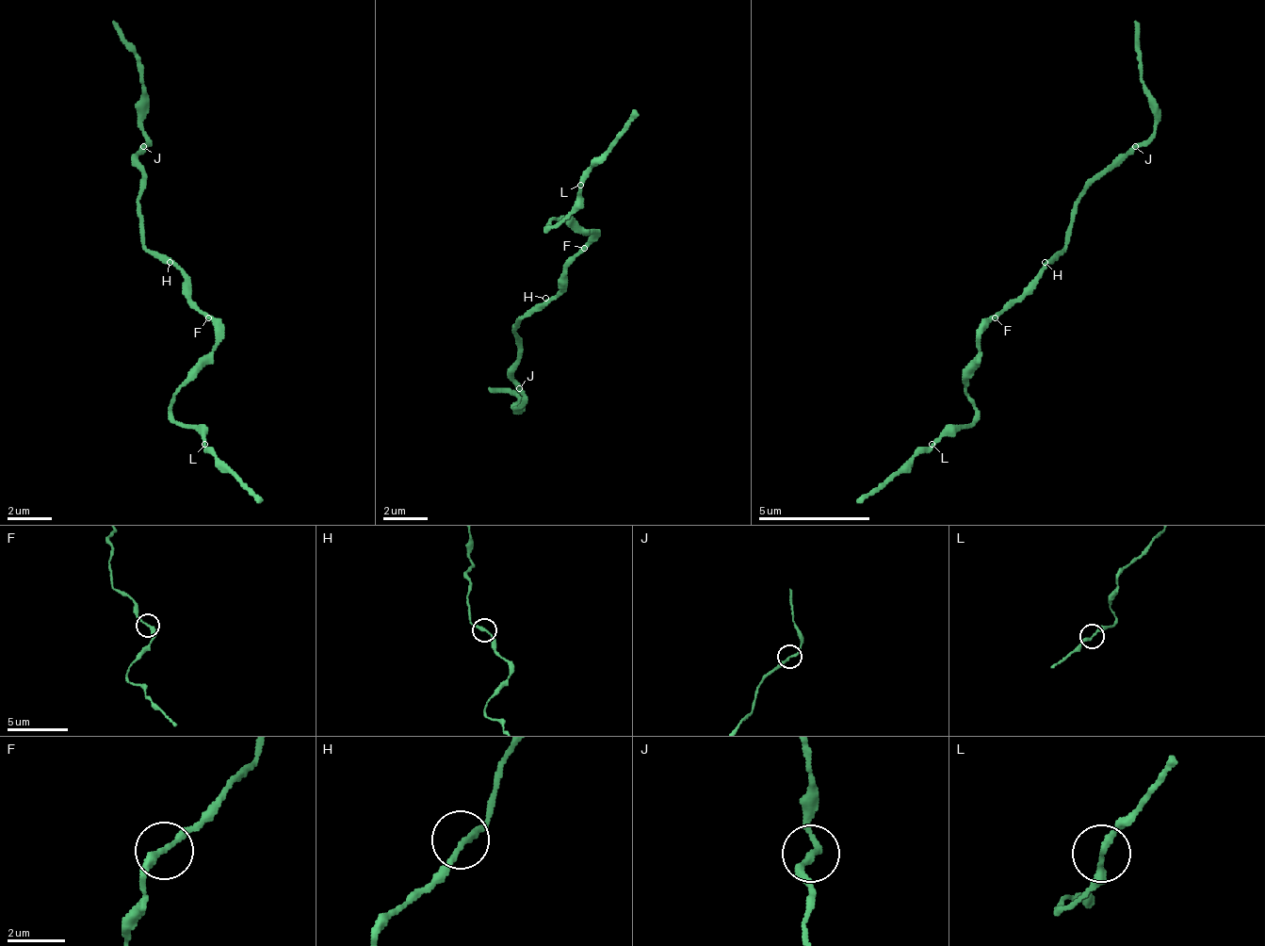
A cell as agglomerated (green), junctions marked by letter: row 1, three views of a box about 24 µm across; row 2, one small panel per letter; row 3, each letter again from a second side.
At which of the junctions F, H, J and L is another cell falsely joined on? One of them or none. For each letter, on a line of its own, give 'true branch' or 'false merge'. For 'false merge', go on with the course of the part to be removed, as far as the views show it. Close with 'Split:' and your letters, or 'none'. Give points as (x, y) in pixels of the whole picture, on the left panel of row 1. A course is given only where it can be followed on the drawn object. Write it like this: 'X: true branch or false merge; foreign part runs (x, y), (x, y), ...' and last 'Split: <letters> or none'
F: true branch
H: true branch
J: true branch
L: true branch
Split: none

